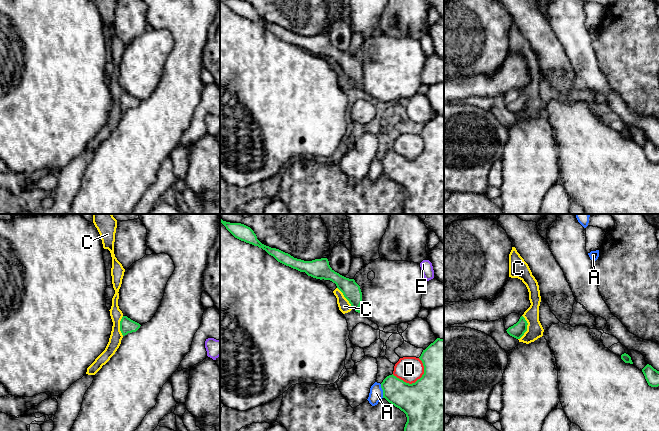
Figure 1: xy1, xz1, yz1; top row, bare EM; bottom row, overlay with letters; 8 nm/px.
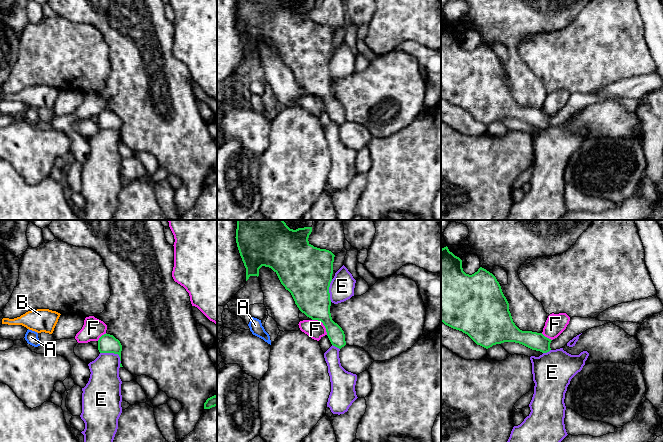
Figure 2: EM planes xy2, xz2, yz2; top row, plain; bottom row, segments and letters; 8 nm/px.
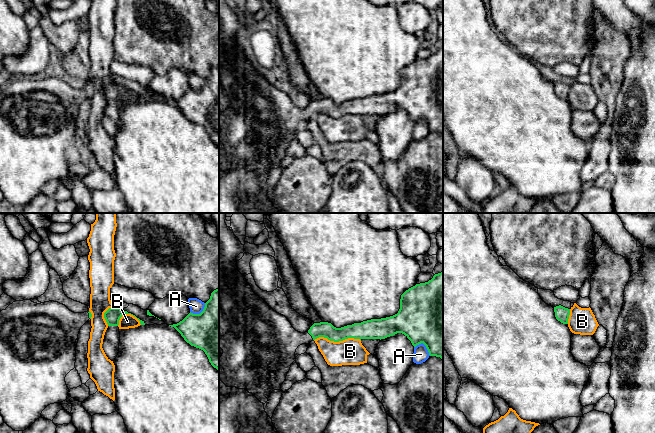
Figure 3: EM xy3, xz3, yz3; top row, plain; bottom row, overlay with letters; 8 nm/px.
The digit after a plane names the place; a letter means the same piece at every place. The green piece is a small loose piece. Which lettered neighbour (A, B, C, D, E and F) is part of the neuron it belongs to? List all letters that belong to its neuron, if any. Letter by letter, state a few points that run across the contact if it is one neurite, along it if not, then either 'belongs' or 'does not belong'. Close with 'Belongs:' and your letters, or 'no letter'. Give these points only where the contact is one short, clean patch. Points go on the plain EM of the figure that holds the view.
A: does not belong
B: xz3 (360, 115), (330, 117), (317, 113), (314, 116) | does not belong
C: yz1 (522, 91), (527, 99), (527, 106), (518, 115) | does not belong
D: does not belong
E: does not belong
F: xz2 (312, 95), (319, 96), (325, 103), (327, 110) | does not belong
Belongs: no letter

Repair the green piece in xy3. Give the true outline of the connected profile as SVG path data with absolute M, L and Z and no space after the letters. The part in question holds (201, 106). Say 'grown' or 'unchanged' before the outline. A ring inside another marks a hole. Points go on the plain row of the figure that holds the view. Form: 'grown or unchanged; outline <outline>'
unchanged; outline M219 64L211 69L200 90L190 88L182 97L169 102L174 103L191 122L203 126L211 141L219 147Z

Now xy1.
unchanged; outline M123 92L120 97L120 107L123 112L128 109L136 108L140 104L140 100L131 96L127 92Z

